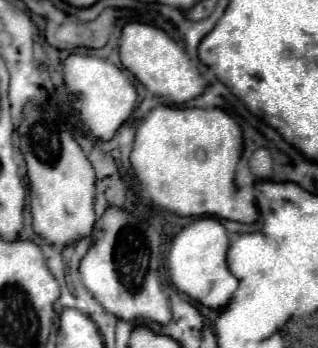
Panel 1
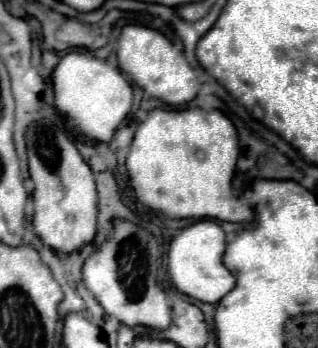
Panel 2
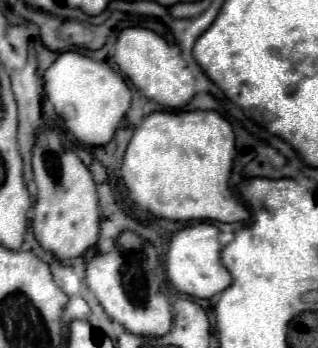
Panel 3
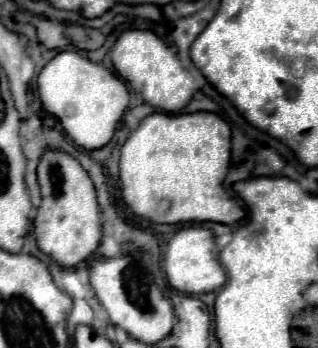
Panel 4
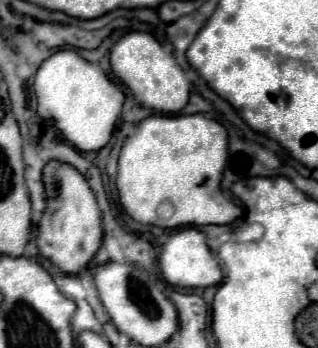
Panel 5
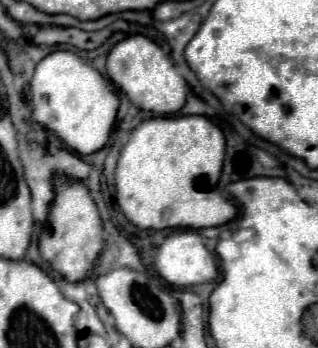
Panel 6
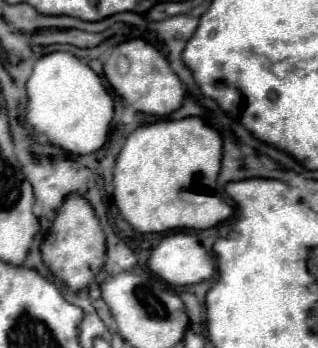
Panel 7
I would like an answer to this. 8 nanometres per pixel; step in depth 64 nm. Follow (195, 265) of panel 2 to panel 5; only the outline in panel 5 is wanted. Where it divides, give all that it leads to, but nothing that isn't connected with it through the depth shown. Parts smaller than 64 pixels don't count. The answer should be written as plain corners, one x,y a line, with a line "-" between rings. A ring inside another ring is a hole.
184,228
174,232
160,252
160,268
168,284
176,288
208,288
222,282
218,258
208,248
208,238
198,228

